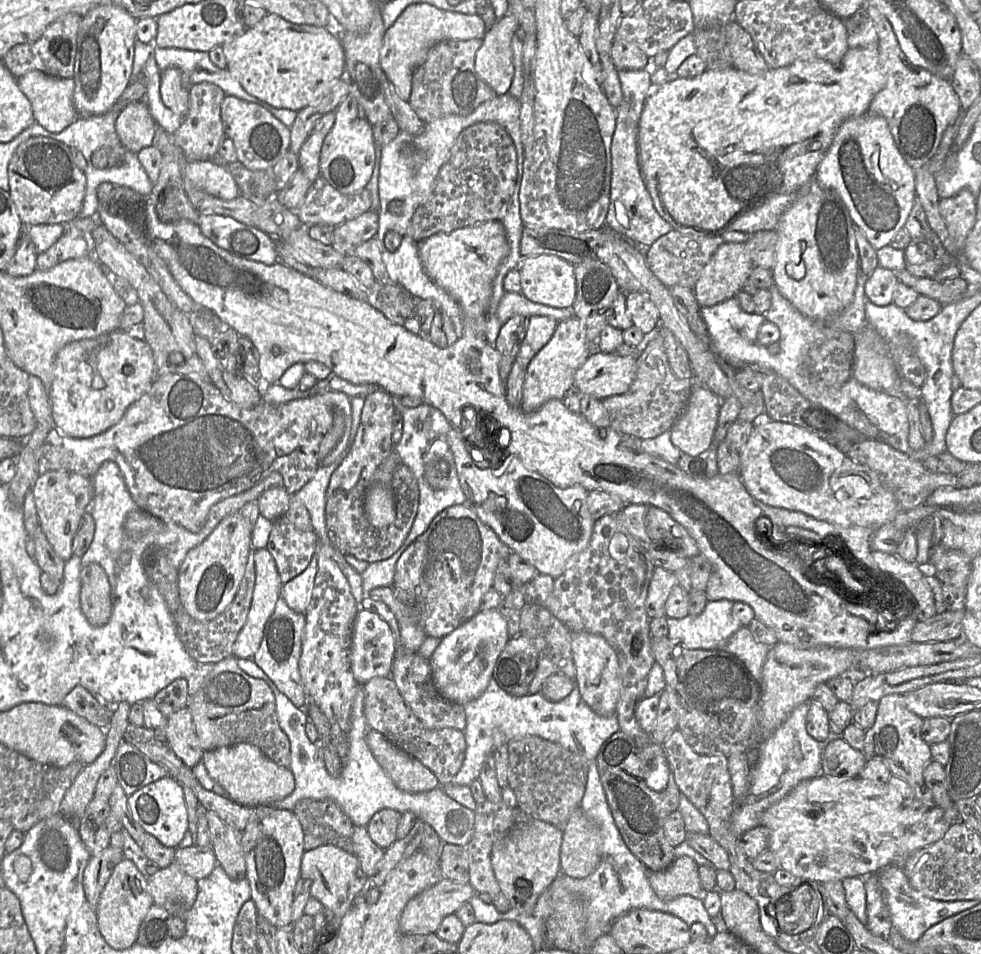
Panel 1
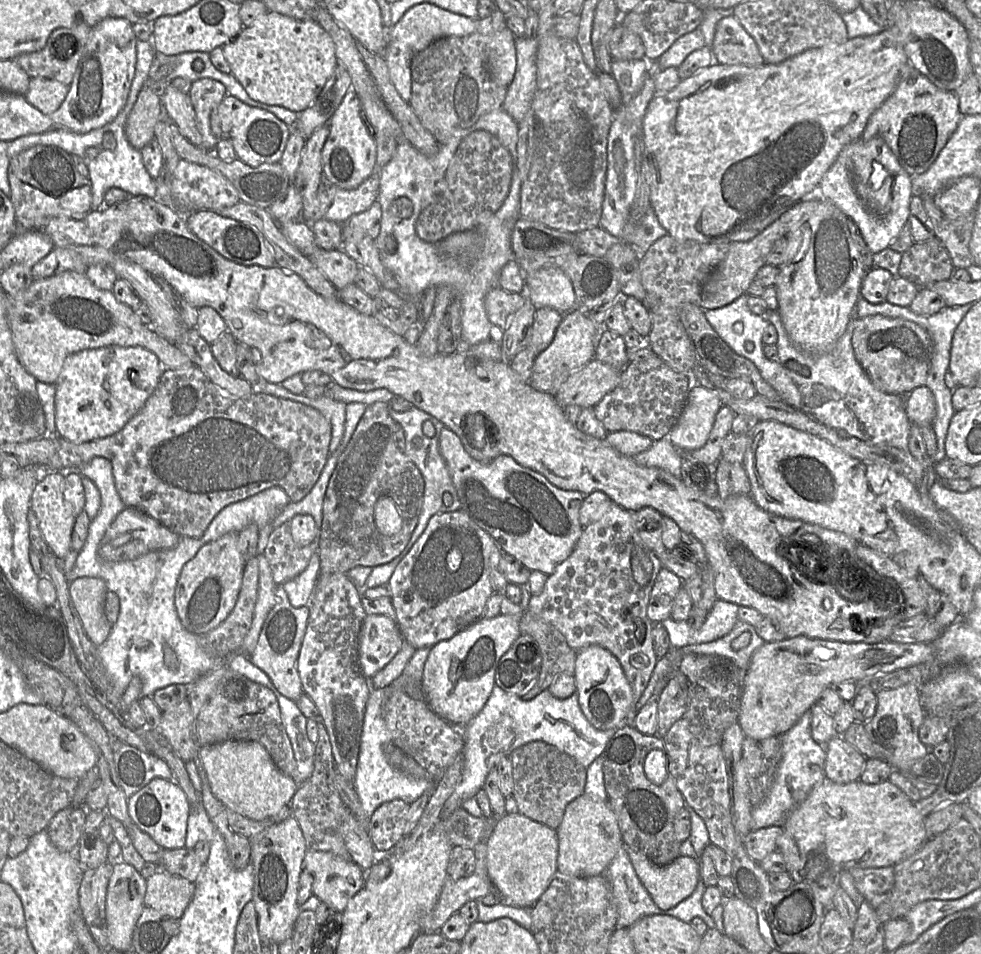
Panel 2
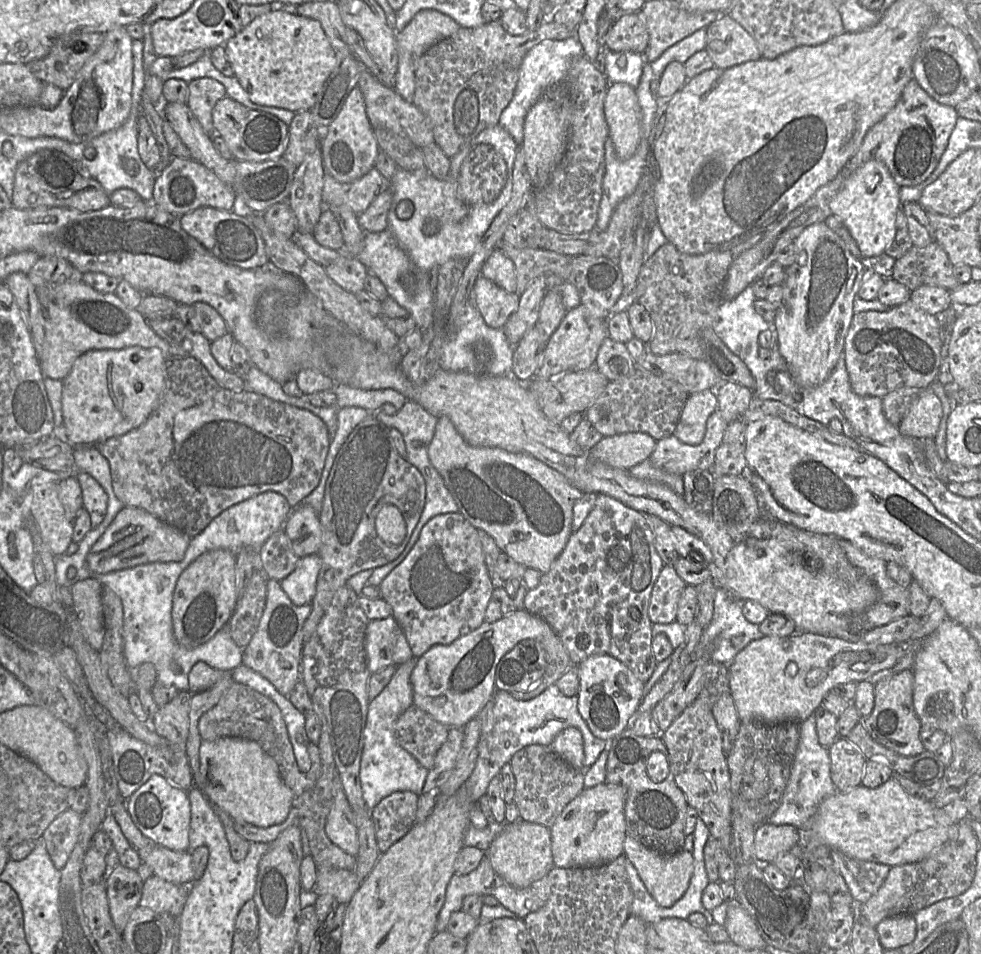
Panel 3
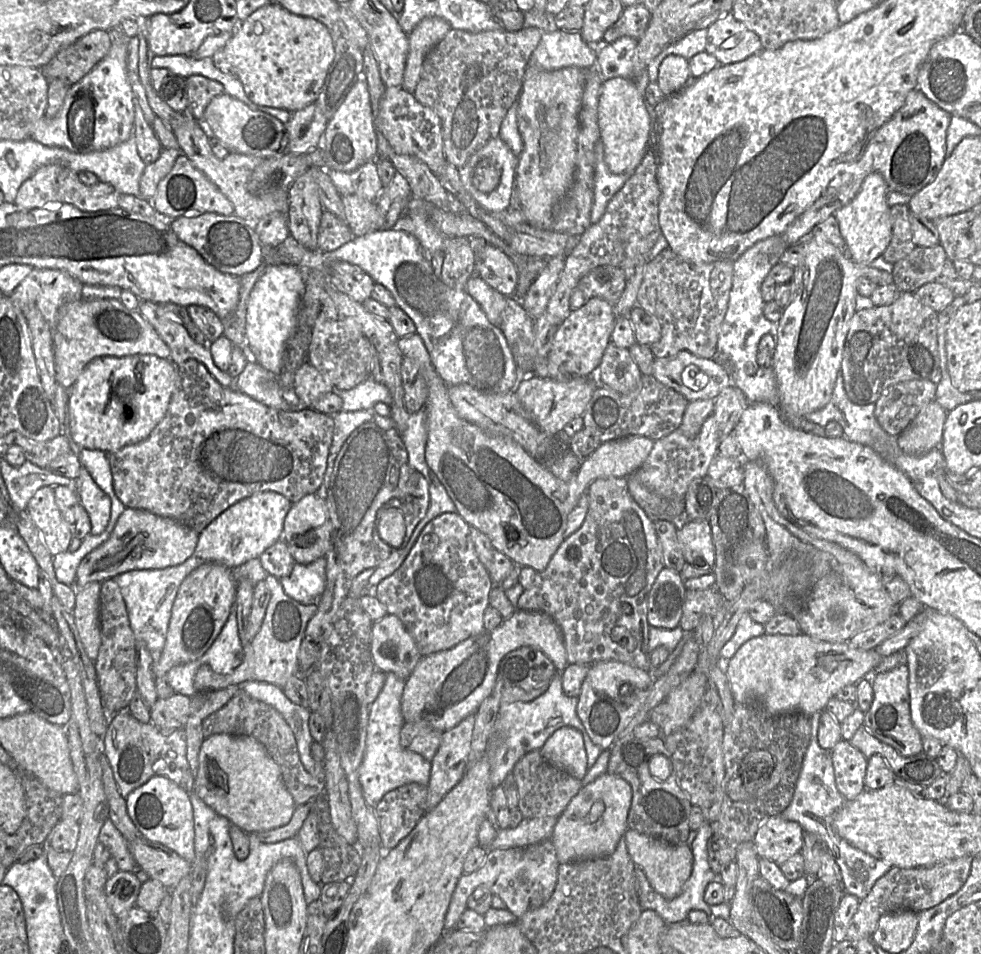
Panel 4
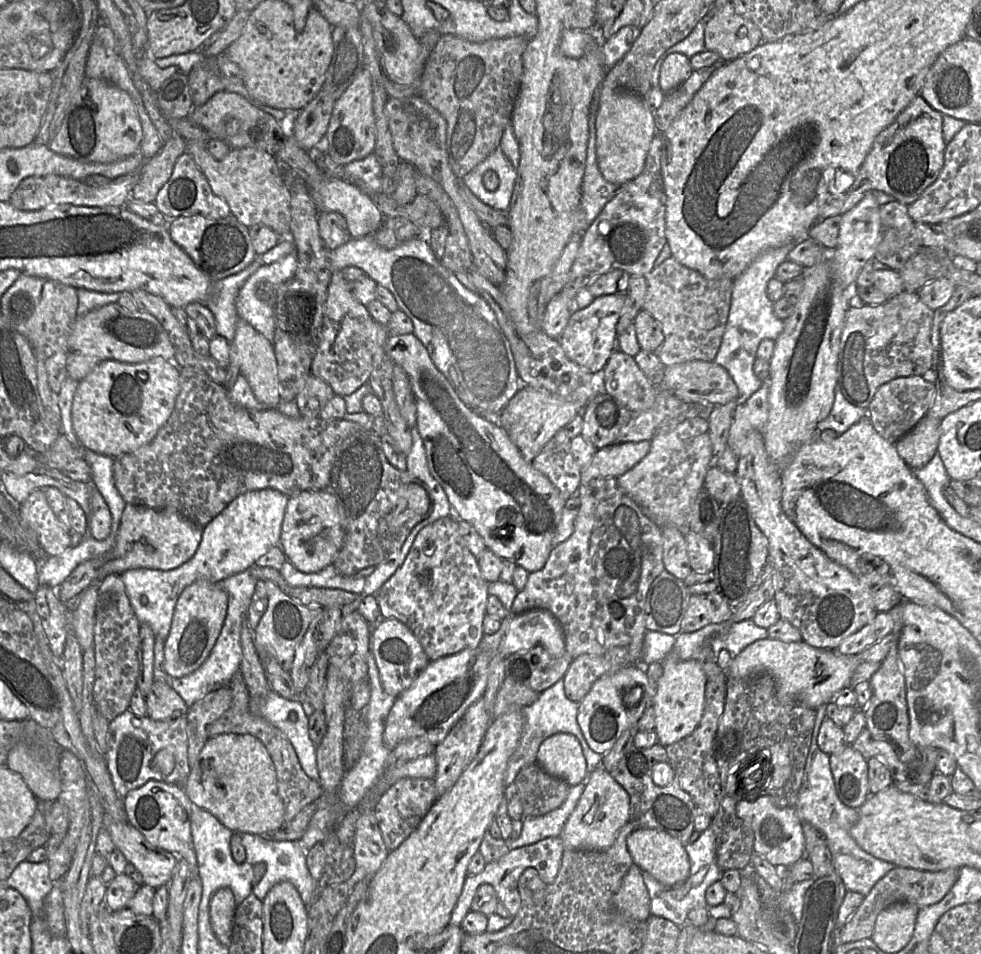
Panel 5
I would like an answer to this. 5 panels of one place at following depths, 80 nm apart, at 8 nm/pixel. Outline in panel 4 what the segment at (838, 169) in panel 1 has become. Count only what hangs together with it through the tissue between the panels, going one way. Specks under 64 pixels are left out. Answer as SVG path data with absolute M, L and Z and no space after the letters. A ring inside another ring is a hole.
M878 172L870 173L864 179L854 199L834 213L841 235L847 244L847 255L857 264L870 265L889 245L892 236L892 220L890 206L886 200L888 191L889 187L883 176Z

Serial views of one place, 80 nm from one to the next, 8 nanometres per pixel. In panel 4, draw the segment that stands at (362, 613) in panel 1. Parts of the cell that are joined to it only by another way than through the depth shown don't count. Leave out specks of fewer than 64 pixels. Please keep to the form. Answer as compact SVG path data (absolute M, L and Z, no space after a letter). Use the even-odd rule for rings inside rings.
M390 614L372 623L371 654L376 670L385 674L394 673L405 680L409 678L413 669L422 658L413 638L401 620L397 616Z

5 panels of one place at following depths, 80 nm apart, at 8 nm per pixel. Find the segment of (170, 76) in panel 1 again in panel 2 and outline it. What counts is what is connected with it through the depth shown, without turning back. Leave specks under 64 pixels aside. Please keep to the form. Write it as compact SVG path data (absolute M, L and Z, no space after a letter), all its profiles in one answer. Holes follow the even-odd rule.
M168 83L162 90L162 103L169 120L177 125L181 134L193 145L204 147L189 95Z

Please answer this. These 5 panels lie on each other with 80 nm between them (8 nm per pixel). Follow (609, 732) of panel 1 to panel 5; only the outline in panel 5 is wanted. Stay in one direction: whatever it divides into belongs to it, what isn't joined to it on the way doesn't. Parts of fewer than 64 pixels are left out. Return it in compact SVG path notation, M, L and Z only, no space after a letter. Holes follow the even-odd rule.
M558 680L554 685L540 693L539 697L532 704L522 707L524 725L519 743L508 760L505 785L515 783L515 778L519 770L525 766L536 762L536 755L541 743L553 734L563 732L575 736L581 744L582 752L586 760L586 770L589 774L600 765L602 755L594 752L577 723L579 703L573 702L566 697L564 692L564 680Z

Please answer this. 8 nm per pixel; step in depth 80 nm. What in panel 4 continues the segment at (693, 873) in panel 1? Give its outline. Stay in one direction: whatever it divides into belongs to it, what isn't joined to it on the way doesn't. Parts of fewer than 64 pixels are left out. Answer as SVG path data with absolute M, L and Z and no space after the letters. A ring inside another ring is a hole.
M629 828L624 834L624 839L632 861L644 871L652 888L668 900L677 897L693 869L693 854L690 847L685 843L671 844Z

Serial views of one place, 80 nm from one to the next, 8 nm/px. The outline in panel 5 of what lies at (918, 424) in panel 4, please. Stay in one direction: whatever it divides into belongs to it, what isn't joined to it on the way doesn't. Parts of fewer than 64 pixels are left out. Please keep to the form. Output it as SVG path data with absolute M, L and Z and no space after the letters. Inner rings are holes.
M925 415L918 424L896 443L899 456L912 470L924 467L936 454L941 420Z

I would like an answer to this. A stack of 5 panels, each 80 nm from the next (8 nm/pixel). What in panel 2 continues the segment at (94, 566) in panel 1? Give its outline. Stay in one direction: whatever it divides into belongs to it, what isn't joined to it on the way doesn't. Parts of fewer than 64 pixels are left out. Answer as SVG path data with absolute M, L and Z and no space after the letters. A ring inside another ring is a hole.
M80 577L70 583L71 598L95 646L106 641L112 627L105 613L106 594L106 583L98 577Z

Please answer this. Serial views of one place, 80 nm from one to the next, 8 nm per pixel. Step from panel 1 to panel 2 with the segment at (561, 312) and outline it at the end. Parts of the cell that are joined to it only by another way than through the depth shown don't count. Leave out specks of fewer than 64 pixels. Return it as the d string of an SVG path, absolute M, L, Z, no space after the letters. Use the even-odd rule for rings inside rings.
M500 286L492 287L484 298L484 307L490 322L505 329L510 318L525 303L524 293L507 292Z

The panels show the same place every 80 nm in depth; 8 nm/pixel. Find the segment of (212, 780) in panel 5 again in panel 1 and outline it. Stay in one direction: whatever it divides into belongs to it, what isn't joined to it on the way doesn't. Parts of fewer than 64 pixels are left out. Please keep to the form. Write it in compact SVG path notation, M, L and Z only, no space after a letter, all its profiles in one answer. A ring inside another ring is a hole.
M250 743L204 751L202 762L209 776L224 788L230 799L240 805L256 807L272 804L290 795L295 788L295 779L290 769L276 764Z

